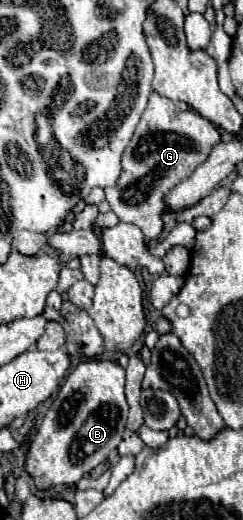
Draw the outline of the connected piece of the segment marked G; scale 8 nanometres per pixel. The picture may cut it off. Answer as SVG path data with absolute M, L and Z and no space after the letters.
M153 90L147 108L135 128L135 134L123 152L121 176L115 184L117 188L105 188L105 198L111 210L121 222L131 222L139 226L145 234L145 240L153 242L163 228L163 196L181 180L191 176L191 172L207 160L211 146L217 142L221 142L219 130L207 118L193 110L181 112L173 100Z

